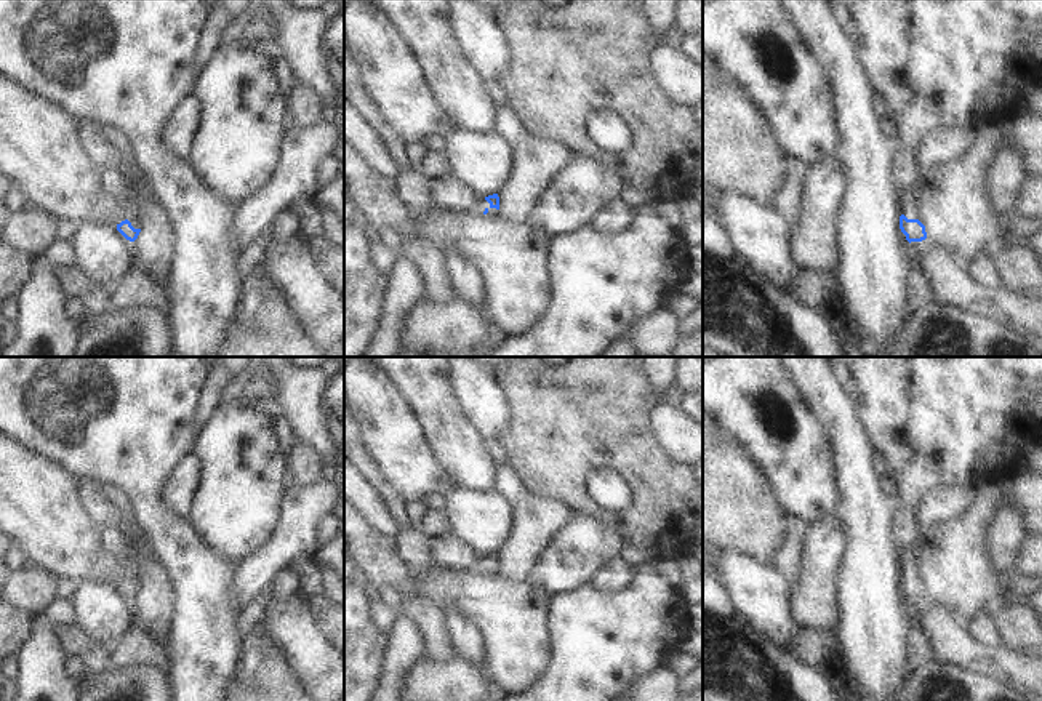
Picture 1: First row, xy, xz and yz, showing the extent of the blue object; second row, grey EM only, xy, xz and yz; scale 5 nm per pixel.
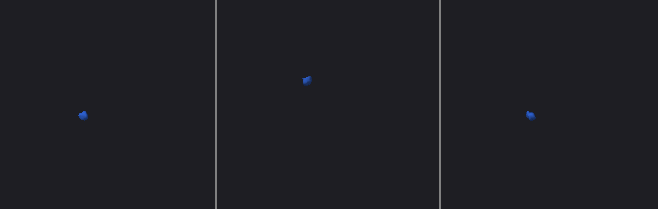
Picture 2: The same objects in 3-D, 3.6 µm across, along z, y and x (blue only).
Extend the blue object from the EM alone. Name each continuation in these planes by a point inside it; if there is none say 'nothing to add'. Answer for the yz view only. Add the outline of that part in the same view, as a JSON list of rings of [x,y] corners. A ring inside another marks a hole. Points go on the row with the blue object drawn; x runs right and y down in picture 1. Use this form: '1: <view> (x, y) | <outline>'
1: yz (908, 199) | [[[914,187],[914,189],[903,192],[900,195],[900,202],[903,206],[903,214],[908,219],[919,219],[922,222],[920,214],[919,214],[919,208],[917,208],[917,189],[919,187]]]

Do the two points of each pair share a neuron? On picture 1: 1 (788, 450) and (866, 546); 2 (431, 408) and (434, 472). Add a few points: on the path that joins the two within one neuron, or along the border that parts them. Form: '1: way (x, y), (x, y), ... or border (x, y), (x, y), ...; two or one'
1: border (834, 469), (837, 501), (831, 514); two
2: border (418, 412), (437, 458), (450, 471); two

